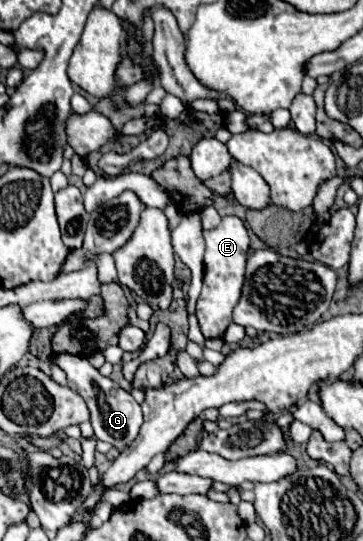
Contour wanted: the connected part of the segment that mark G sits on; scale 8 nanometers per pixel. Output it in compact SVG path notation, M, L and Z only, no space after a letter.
M62 353L62 355L54 357L54 363L60 365L66 371L66 375L68 375L68 387L72 391L78 391L84 397L84 401L88 403L90 421L92 421L96 439L110 443L118 451L122 451L124 447L128 447L136 439L138 429L142 425L142 409L132 399L132 395L128 391L124 391L112 379L100 375L98 369L92 367L86 357L74 357L74 355Z

